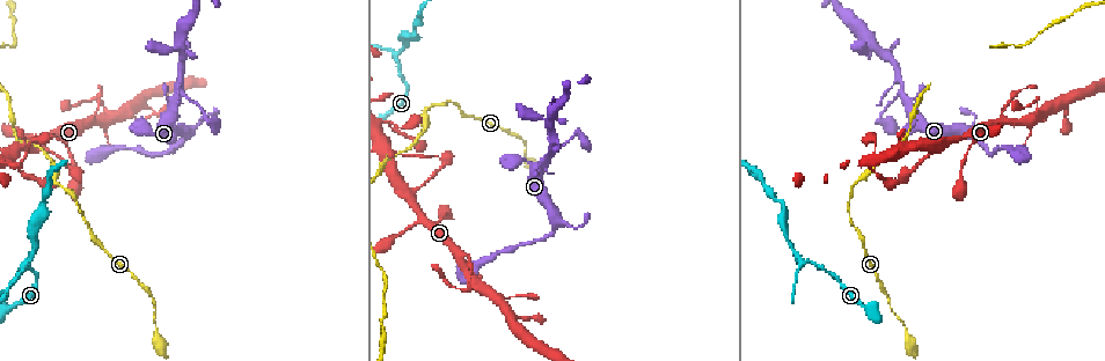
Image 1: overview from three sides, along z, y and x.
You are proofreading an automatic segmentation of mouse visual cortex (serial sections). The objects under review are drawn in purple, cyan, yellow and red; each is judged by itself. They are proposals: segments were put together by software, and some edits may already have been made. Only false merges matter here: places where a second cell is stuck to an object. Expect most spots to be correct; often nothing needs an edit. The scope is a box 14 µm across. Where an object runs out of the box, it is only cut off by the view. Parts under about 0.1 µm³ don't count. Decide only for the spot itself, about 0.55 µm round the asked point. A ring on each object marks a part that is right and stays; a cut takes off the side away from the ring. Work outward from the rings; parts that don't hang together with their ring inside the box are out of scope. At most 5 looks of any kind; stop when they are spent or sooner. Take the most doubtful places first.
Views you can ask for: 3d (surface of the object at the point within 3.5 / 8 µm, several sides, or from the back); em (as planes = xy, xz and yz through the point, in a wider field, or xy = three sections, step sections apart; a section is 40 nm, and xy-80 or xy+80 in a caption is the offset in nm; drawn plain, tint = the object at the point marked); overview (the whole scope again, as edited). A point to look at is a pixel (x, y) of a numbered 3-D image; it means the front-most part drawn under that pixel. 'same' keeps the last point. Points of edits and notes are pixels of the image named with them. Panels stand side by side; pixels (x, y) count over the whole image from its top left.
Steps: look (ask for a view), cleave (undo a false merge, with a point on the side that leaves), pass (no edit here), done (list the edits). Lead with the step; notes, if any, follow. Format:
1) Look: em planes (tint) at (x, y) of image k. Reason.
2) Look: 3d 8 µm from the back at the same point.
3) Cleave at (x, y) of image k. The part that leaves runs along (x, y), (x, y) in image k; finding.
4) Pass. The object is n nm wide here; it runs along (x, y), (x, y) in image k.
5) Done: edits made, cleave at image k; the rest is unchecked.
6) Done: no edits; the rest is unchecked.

Look: 3d 3.5 µm at (801, 260) of image 1. Branch point.

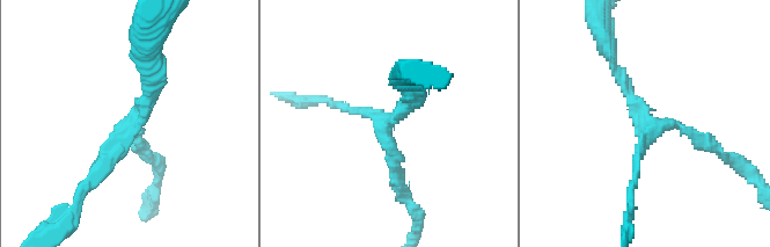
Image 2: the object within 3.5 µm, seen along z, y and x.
Look: em xy step 3 (tint) at (383, 128) of image 2. Need the tissue.

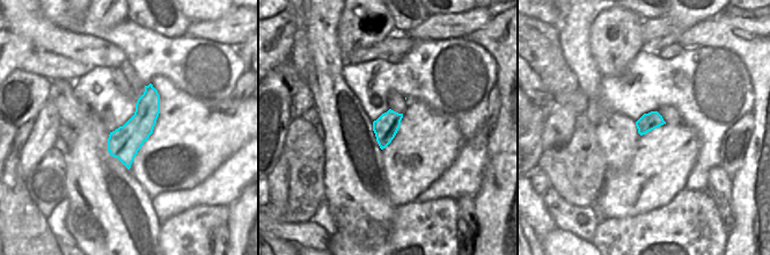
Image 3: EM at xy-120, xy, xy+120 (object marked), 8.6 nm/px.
Pass. 3 arms meet here; it runs along (719, 150), (677, 124), (648, 124), (616, 67) in image 2; one cell here.

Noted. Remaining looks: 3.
Look: 3d 3.5 µm at (411, 194) of image 1.

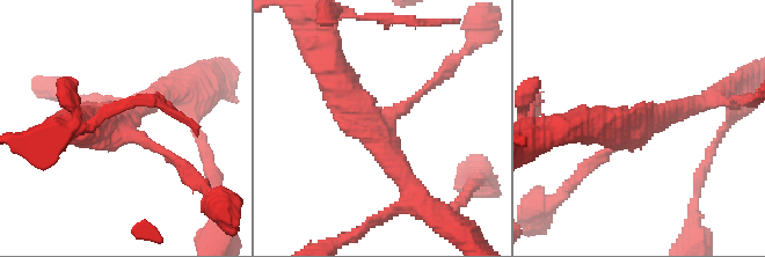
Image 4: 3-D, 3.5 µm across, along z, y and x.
Look: em xy step 5 (tint) at (642, 125) of image 4. 3 arms meet here; the arms are 150, 300, 500 nm wide; shape alone is not enough.

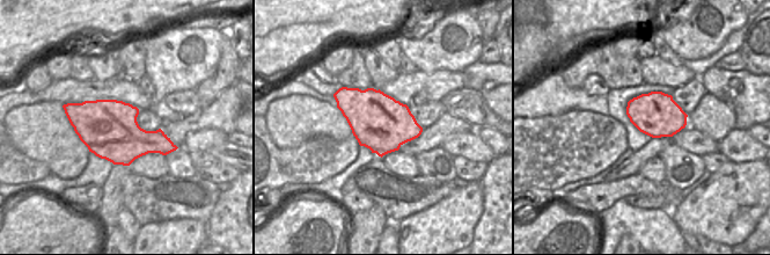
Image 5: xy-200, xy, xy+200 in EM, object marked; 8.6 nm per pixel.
Pass. It runs along (408, 188), (376, 129), (326, 66) in image 4; continuous, no second cell.

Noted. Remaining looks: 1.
Done: no edits; the rest is unchecked.

